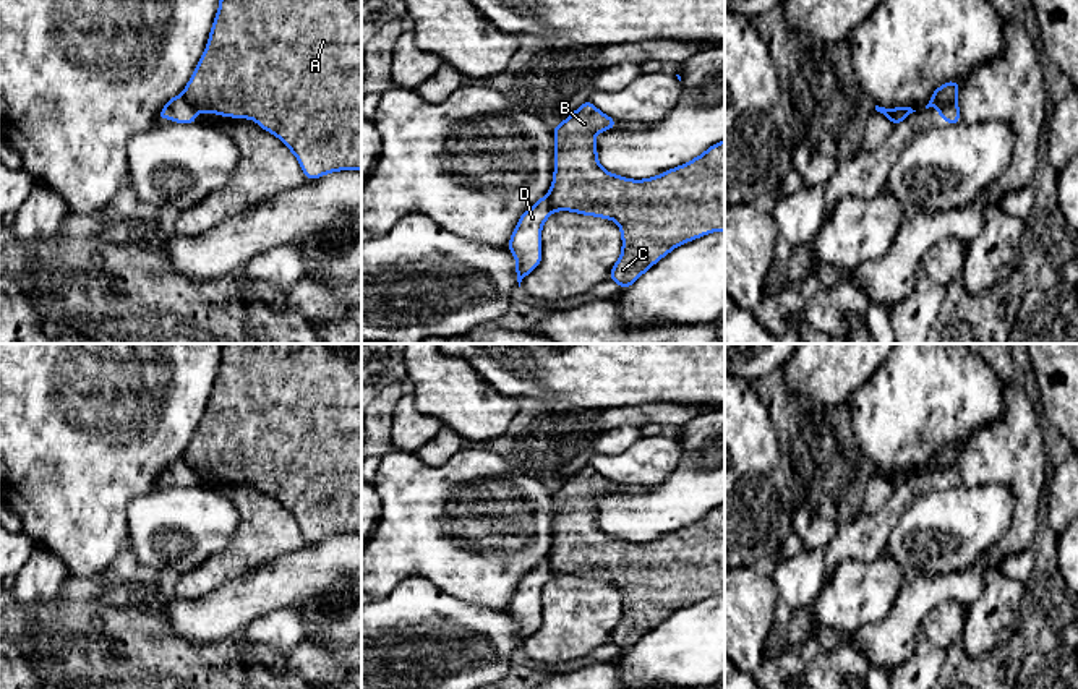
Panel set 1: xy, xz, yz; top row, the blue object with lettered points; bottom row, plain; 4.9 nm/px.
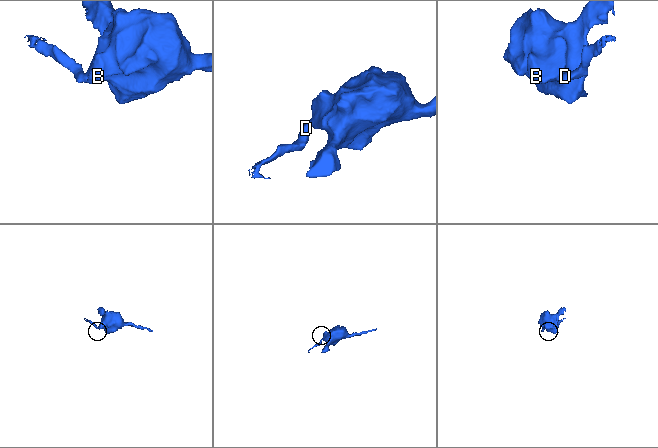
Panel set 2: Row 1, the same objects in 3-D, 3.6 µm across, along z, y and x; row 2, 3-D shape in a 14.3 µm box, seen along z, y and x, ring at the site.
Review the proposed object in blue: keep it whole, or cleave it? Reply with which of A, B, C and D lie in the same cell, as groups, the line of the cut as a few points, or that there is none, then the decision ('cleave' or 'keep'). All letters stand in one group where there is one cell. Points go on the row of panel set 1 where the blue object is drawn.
A B C / D; cut in xy along (182, 94), (196, 111); cleave

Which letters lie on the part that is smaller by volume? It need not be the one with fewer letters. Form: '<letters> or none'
D

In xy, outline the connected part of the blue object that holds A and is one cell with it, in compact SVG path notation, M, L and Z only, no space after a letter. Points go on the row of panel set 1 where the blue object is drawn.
M220 0L206 50L183 97L196 112L207 110L233 118L253 118L295 154L310 180L336 170L361 170L361 0Z

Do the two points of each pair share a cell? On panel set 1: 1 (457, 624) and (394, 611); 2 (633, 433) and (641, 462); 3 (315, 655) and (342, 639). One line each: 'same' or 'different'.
1: same
2: different
3: same

